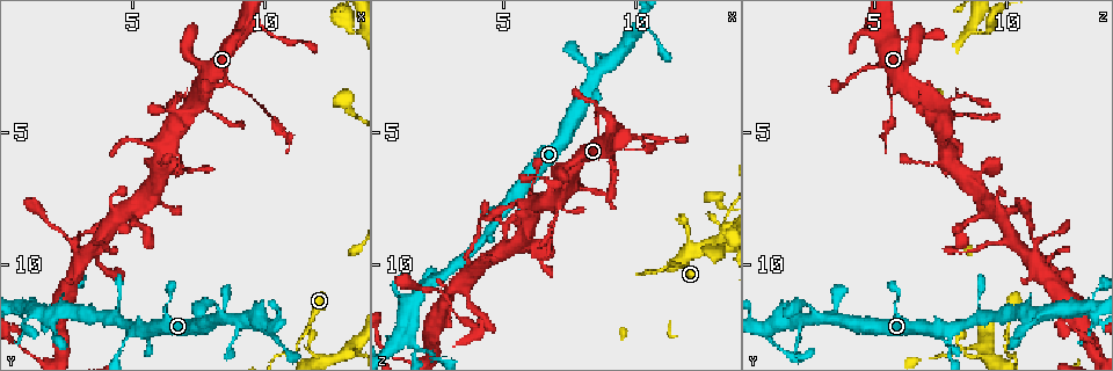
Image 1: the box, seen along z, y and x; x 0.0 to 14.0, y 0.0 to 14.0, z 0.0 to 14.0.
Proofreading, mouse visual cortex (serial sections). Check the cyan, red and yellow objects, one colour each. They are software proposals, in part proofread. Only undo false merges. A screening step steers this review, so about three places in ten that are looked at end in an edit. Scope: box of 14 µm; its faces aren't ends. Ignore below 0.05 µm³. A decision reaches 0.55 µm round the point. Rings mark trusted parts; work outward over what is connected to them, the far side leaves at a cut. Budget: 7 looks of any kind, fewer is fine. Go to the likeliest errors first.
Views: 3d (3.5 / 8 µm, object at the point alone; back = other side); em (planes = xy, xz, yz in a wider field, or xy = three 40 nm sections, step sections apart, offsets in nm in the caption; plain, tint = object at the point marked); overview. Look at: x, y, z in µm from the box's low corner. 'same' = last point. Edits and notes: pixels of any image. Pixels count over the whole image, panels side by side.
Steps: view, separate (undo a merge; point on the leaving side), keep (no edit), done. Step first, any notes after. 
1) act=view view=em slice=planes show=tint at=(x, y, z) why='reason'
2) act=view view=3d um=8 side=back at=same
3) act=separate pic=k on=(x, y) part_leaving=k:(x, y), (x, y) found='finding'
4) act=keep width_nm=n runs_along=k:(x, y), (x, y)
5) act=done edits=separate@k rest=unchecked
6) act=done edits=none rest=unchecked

act=view view=3d um=3.5 at=(8.7, 3.2, 5.5) why='sudden change in width'

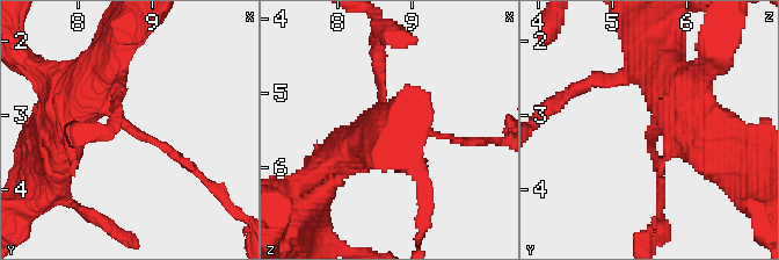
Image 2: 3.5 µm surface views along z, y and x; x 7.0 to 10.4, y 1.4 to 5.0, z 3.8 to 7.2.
act=view view=em slice=xy step=3 show=tint at=(8.70, 3.15, 5.60) arm_widths_nm=150,600

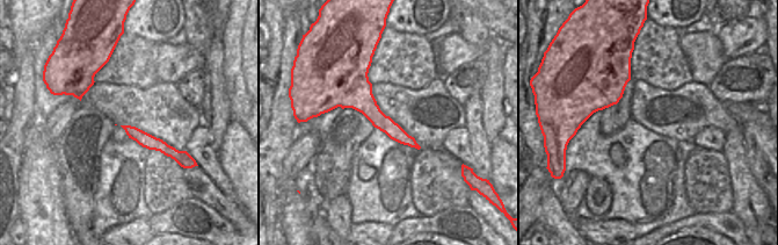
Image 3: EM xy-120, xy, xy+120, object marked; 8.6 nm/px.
act=keep width_nm=160 runs_along=3:(353, 76), (358, 96), (413, 144) found='one cell here'

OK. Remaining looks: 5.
act=view view=3d um=8 at=(6.3, 4.2, 6.7) why='narrows sharply'

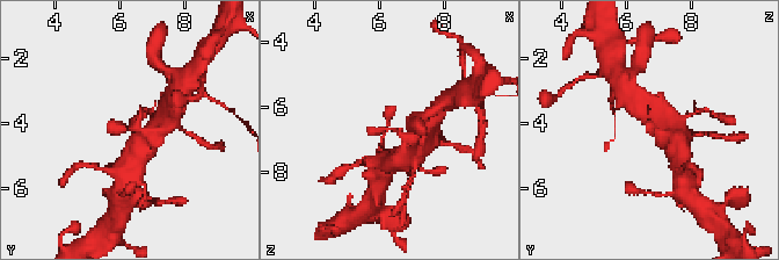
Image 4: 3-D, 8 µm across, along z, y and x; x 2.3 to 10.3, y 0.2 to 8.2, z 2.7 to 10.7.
act=view view=3d um=3.5 at=(6.2, 4.1, 6.8) why='closer look'

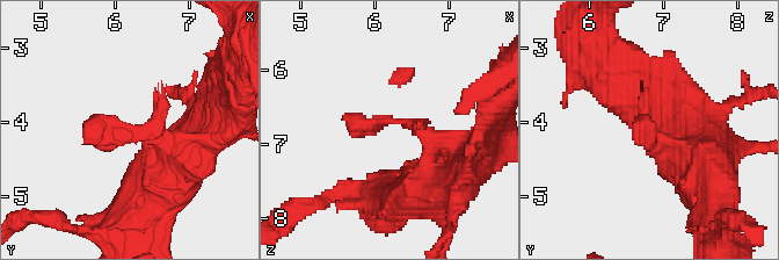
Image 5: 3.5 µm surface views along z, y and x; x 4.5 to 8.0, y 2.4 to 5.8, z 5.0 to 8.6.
act=view view=em slice=xy step=3 show=tint at=(6.30, 4.15, 6.70)

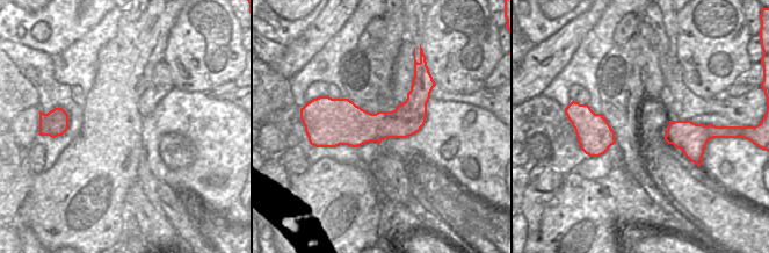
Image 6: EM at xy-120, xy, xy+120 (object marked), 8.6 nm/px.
act=keep runs_along=5:(461, 152), (408, 122), (344, 116) found='one cell here'

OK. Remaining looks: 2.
act=view view=3d um=3.5 side=back at=(11.2, 13.4, 10.1) why='three-way junction'

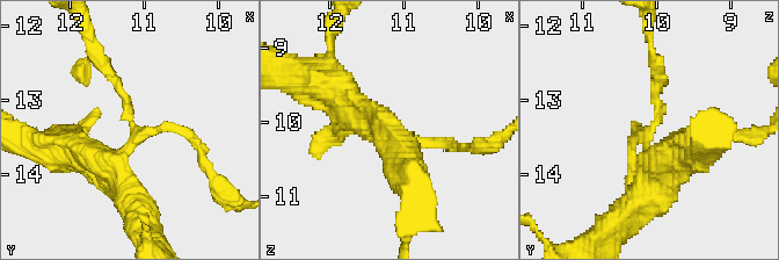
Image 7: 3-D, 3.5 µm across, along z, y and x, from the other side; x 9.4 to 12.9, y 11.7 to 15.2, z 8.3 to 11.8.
act=view view=em slice=xy step=3 show=tint at=(11.15, 13.35, 10.05) arms=3 arm_widths_nm=150,150,400

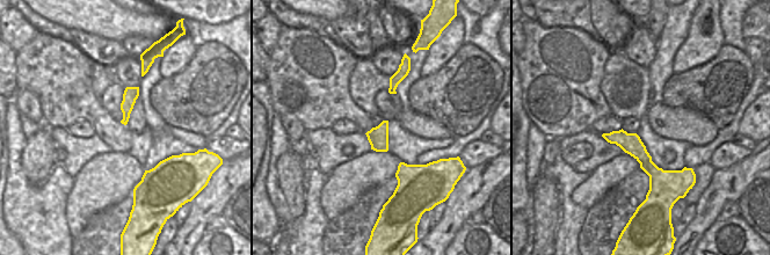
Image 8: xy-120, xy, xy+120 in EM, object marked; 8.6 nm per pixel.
act=separate pic=7 on=(446, 144) part_leaving=7:(417, 138), (424, 144), (474, 150) found='a second cell is stuck on'

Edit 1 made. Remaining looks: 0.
act=done edits=separate@7 rest=unchecked

